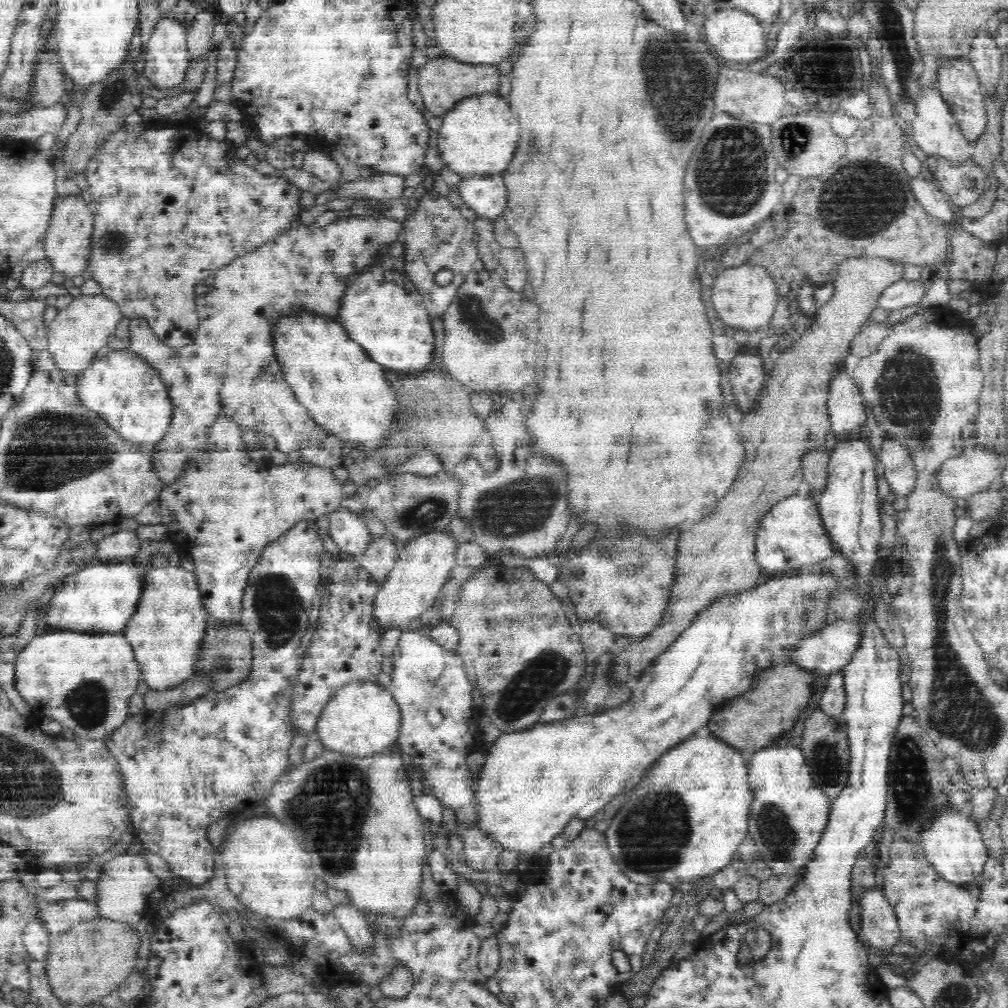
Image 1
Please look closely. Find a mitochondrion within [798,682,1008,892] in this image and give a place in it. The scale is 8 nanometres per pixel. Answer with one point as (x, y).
(911, 792)

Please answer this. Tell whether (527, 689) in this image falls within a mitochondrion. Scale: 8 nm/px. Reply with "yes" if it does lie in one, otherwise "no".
yes

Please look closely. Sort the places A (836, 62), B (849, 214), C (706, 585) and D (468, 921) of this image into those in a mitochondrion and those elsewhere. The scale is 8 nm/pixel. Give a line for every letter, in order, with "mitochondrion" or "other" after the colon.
A: mitochondrion
B: mitochondrion
C: other
D: other

